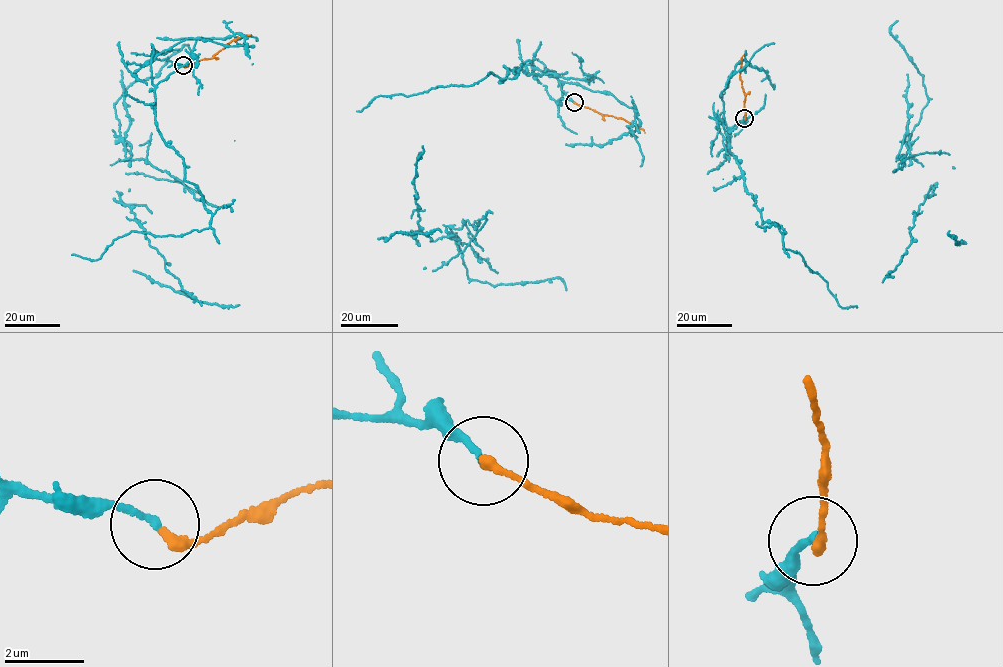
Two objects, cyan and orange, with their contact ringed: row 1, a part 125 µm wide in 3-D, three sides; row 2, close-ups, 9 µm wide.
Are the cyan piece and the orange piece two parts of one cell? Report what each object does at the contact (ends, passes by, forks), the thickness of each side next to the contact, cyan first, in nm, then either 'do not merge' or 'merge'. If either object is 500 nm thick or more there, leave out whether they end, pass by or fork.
cyan ends; orange ends; calibres 170 and 260 nm; do not merge

